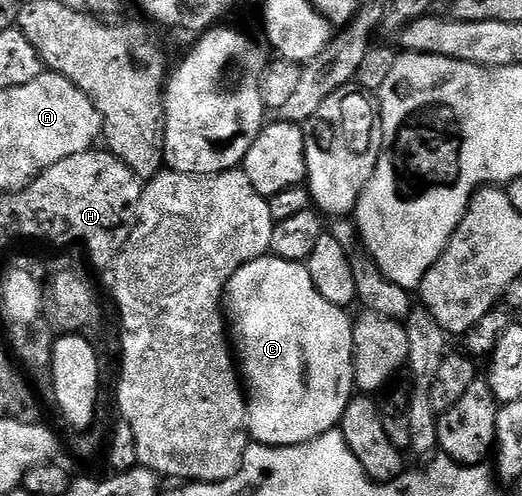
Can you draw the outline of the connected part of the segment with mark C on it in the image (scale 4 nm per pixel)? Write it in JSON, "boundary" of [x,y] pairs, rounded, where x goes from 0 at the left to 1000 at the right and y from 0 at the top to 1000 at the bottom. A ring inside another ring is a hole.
{"boundary":[[[513,514],[479,526],[446,554],[435,573],[431,631],[454,690],[462,760],[477,786],[479,879],[500,897],[582,897],[636,871],[684,792],[680,659],[674,641],[665,641],[667,625],[630,611],[607,587],[586,532]]]}

